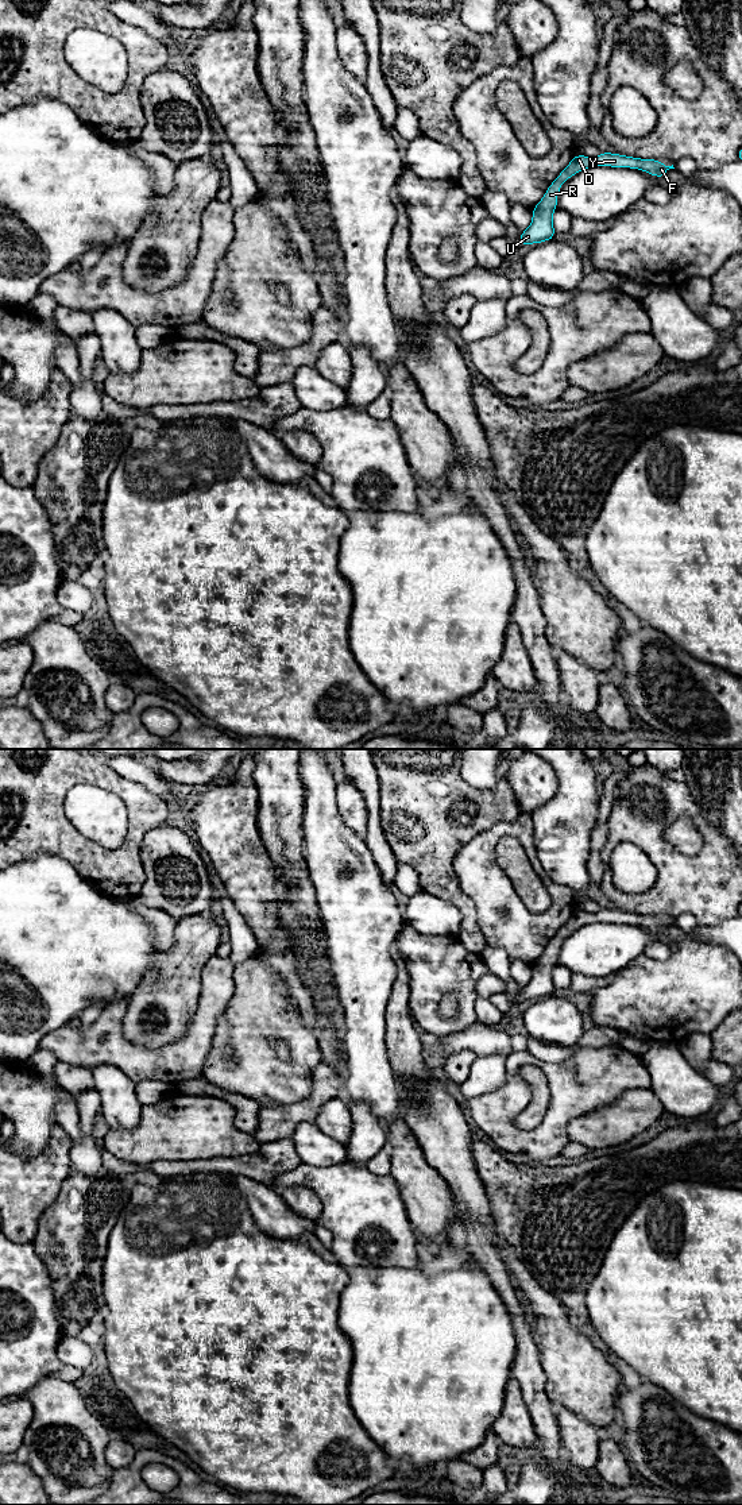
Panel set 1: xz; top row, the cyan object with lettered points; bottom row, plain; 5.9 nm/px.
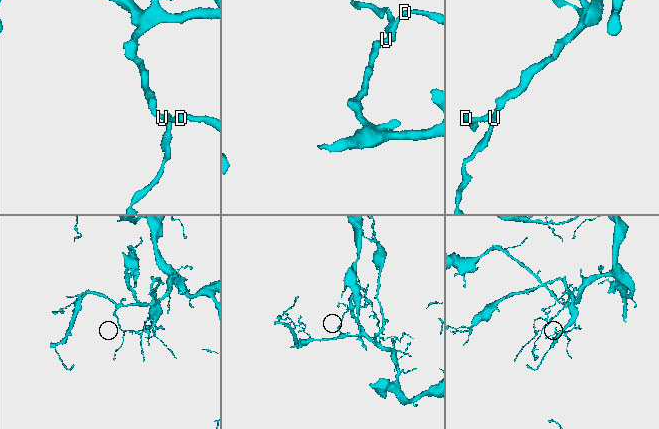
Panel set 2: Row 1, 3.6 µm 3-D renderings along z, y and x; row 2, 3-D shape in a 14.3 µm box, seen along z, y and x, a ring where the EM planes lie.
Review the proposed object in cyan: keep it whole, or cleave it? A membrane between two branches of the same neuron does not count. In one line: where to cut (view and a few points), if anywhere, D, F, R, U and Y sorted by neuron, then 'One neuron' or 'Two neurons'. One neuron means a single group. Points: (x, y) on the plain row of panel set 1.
No split. Groups: D F R U Y. One neuron

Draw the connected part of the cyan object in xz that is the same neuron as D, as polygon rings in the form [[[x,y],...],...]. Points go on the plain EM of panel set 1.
[[[602,908],[596,914],[588,914],[586,911],[575,911],[571,919],[559,930],[559,933],[550,939],[542,956],[533,964],[533,976],[527,985],[525,985],[518,995],[519,1000],[541,999],[552,996],[554,992],[554,984],[552,970],[557,961],[557,949],[563,938],[583,925],[592,922],[612,922],[612,923],[631,923],[644,926],[652,931],[662,934],[672,922],[662,921],[656,915],[641,915],[626,911],[618,911],[611,908]]]

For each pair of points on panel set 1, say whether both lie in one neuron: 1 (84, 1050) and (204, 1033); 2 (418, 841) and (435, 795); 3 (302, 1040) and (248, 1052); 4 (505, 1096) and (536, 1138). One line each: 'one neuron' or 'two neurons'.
1: one neuron
2: one neuron
3: one neuron
4: one neuron

